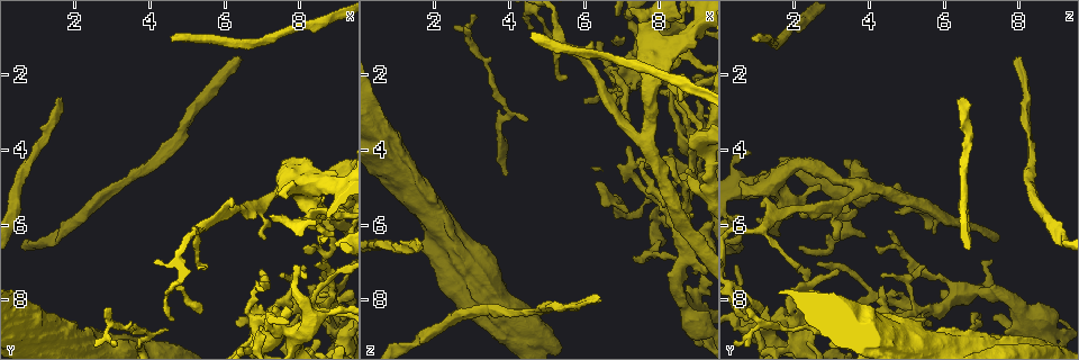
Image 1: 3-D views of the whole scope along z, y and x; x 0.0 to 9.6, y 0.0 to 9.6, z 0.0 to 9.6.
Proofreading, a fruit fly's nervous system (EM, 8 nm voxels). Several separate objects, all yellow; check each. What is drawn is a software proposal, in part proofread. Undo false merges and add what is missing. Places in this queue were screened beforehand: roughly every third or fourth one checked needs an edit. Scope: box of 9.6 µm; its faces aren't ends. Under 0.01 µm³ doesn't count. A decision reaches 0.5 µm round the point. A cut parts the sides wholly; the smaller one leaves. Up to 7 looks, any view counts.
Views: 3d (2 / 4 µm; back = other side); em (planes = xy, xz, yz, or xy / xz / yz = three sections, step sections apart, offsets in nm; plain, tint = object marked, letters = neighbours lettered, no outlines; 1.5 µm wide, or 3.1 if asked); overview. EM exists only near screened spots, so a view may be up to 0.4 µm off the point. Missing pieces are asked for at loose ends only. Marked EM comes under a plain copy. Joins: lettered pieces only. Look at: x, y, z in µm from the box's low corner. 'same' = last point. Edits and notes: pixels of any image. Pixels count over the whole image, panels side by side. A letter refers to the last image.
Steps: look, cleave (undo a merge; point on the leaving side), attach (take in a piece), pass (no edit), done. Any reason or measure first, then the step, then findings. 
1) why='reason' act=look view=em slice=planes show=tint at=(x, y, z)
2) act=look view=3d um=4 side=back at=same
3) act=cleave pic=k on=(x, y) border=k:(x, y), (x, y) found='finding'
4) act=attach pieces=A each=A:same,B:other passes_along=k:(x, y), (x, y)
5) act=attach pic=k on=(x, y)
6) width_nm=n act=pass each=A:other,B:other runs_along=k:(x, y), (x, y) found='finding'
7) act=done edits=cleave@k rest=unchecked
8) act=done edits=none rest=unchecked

why='free end' act=look view=3d um=4 at=(8.80, 8.55, 4.20)

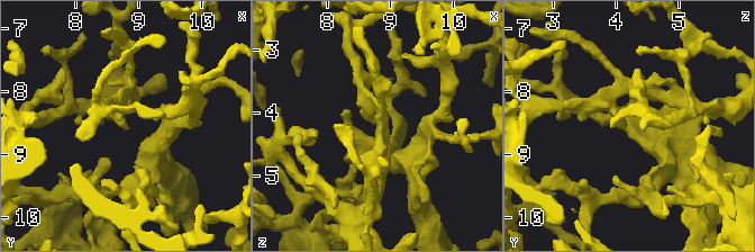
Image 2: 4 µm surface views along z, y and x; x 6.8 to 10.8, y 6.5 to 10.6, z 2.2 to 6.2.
why='shape alone is not enough' act=look view=em slice=planes show=letters at=(8.80, 8.55, 4.20)

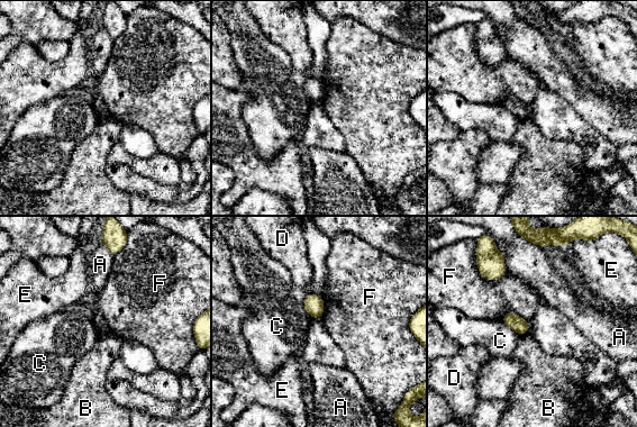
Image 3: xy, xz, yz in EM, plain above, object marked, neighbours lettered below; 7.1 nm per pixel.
act=pass each=A:other,B:other,C:other,D:other,E:other,F:other border=3:(478, 271), (492, 280), (506, 272) found='none of them fits'

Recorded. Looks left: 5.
why='sharp bend' act=look view=em um=3.1 slice=xz step=16 show=letters at=(6.60, 8.30, 1.90)

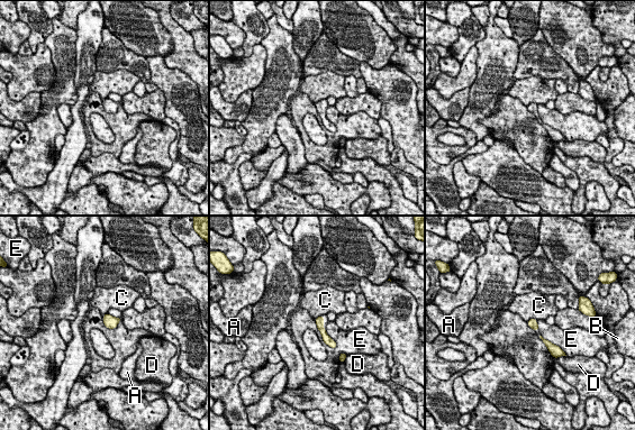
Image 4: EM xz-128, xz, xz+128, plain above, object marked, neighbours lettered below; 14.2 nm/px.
why='cut it another way' act=look view=em um=3.1 slice=planes show=letters at=same

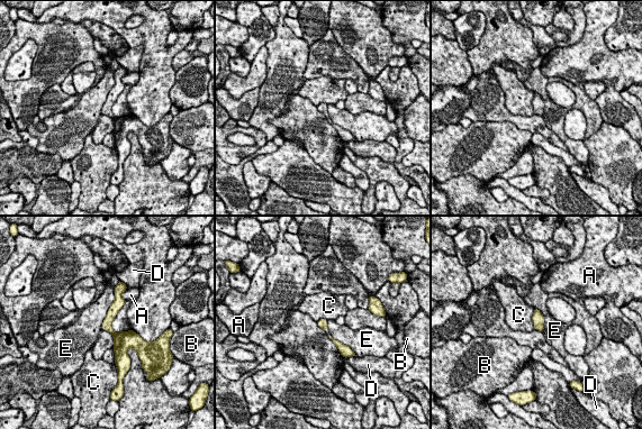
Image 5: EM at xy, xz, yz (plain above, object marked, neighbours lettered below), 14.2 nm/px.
act=pass each=A:other,B:other,C:other,D:other,E:other runs_along=5:(117, 293), (109, 329), (119, 353) found='one cell here'

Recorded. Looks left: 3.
why='free end' act=look view=em slice=planes show=letters at=(1.55, 2.55, 6.45)

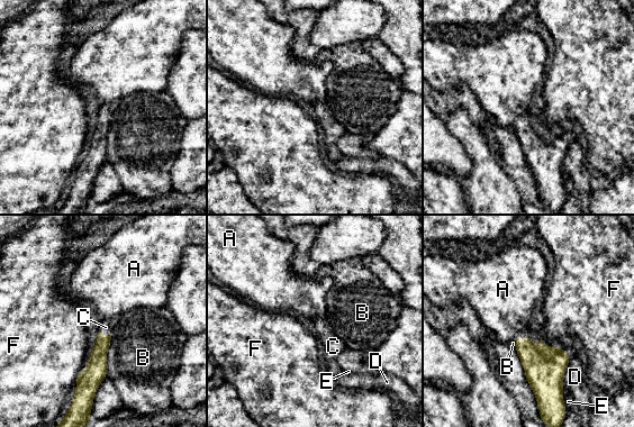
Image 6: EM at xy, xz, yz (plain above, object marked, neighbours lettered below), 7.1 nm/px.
act=attach pieces=C each=A:other,B:other,C:same,D:other,E:other,F:other found='the cell continues'

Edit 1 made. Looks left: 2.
act=done edits=attach@6 rest=unchecked

